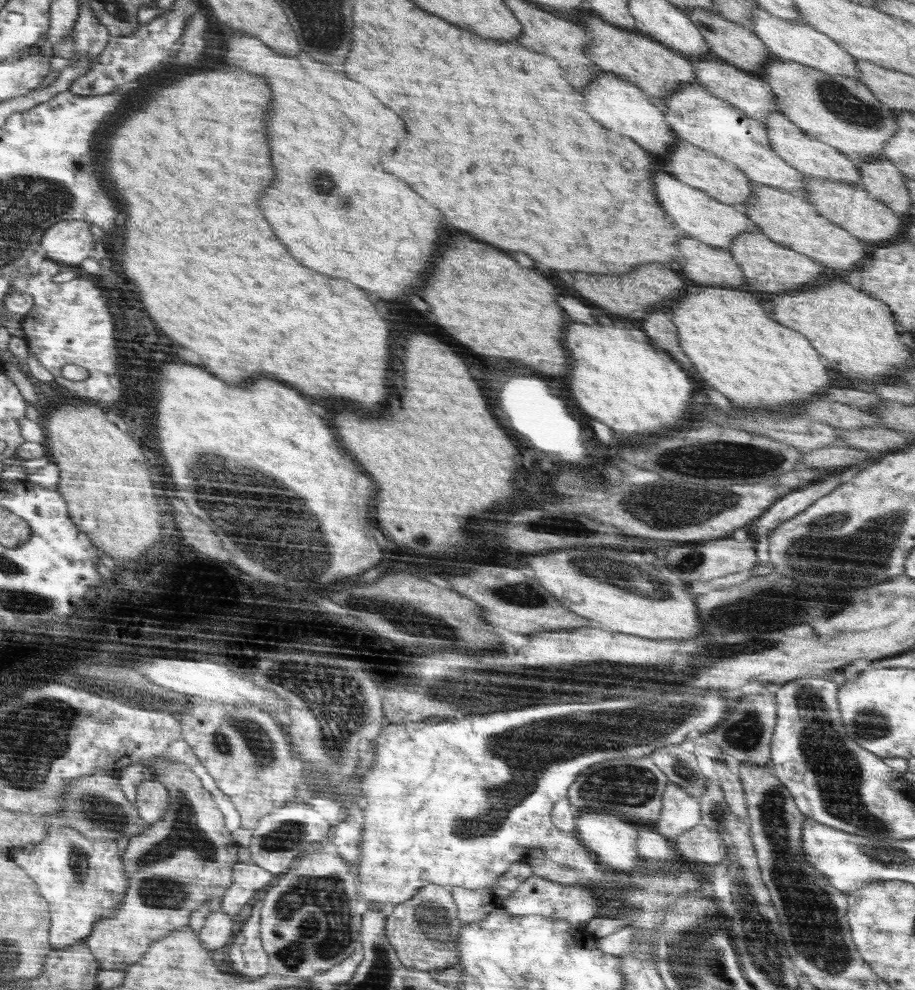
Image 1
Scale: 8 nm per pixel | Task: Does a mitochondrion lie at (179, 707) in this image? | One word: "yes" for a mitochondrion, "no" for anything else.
no

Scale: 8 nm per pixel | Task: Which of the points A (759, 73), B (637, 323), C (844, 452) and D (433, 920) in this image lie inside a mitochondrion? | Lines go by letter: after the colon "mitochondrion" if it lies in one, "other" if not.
A: other
B: other
C: other
D: mitochondrion

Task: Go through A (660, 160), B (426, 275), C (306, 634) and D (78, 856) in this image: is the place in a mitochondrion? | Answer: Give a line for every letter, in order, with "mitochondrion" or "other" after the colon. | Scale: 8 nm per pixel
A: other
B: other
C: other
D: mitochondrion

